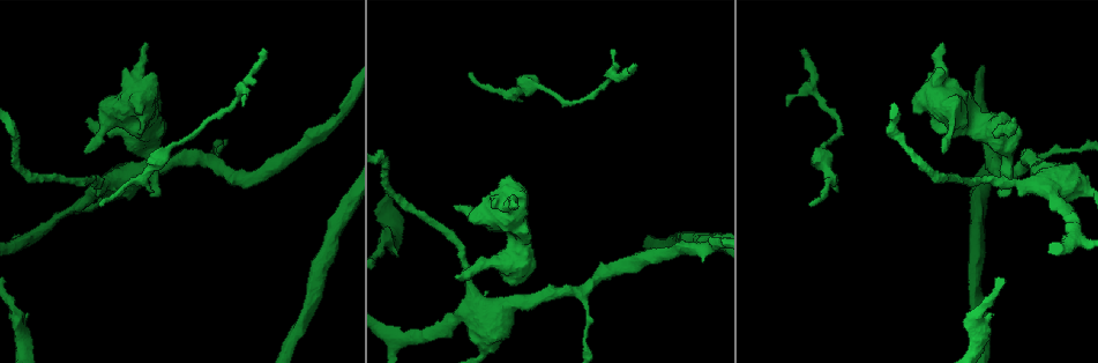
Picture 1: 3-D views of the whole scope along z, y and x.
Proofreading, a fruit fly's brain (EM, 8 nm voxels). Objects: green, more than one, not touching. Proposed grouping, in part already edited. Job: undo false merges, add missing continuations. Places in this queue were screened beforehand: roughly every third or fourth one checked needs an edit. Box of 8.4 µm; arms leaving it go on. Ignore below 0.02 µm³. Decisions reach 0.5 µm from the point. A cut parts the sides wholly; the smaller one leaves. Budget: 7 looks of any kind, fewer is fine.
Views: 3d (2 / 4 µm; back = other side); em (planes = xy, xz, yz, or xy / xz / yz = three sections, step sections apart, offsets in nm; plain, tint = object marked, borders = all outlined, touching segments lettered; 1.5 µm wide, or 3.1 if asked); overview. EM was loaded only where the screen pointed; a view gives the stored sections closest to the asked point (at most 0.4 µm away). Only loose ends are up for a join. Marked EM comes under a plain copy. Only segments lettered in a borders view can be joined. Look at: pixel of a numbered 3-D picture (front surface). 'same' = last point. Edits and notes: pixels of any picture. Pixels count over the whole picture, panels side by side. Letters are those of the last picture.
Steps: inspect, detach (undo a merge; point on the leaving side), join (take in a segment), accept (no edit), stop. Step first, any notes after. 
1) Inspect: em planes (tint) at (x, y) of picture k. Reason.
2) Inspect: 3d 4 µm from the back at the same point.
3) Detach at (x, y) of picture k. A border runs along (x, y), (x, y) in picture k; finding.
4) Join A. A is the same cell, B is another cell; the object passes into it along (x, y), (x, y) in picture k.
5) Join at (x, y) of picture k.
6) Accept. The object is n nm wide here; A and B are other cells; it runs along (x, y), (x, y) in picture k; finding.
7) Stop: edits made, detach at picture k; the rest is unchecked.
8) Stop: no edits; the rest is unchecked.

Inspect: 3d 2 µm from the back at (635, 67) of picture 1.

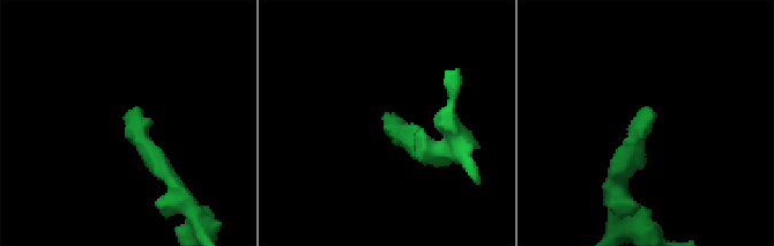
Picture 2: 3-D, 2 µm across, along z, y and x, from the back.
Inspect: em xy step 8 (tint) at (645, 108) of picture 2.

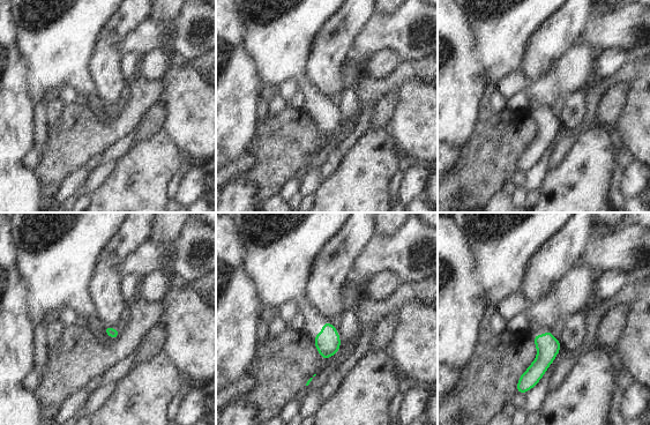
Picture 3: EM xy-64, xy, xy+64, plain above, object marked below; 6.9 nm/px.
Inspect: em planes (borders) at the same point. Cut it another way.

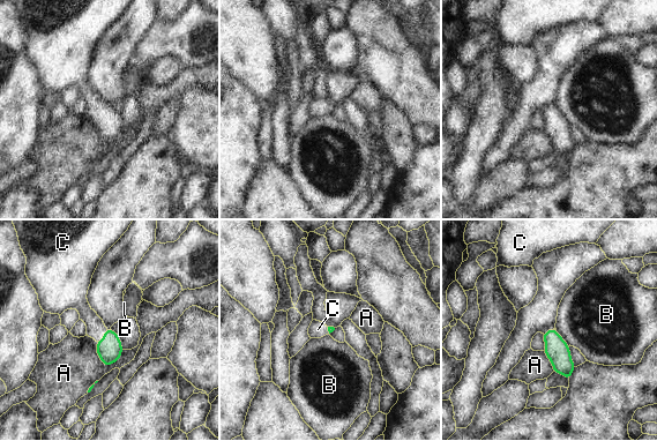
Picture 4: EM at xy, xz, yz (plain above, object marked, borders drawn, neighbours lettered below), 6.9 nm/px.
Join C. C is the same cell, A and B are other cells; the neuron continues.

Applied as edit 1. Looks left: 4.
Inspect: overview.

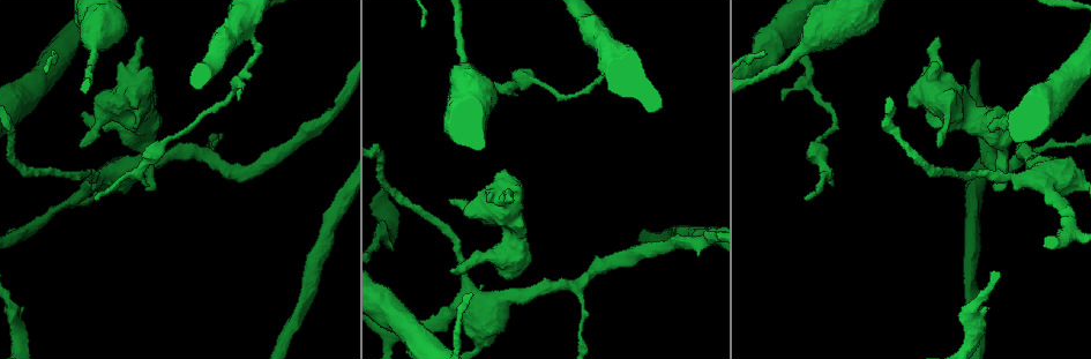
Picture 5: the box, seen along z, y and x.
Inspect: 3d 4 µm at (804, 198) of picture 5. Branch stops here.

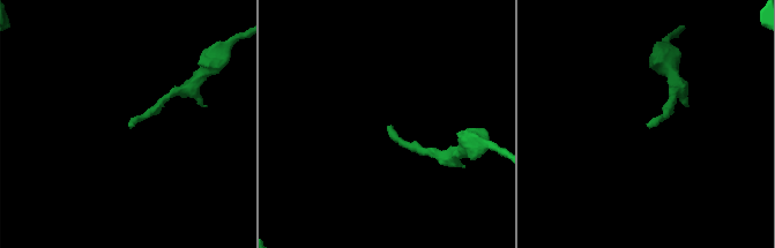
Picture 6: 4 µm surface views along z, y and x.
Inspect: em xz step 4 (tint) at (130, 127) of picture 6. Shape alone is not enough.

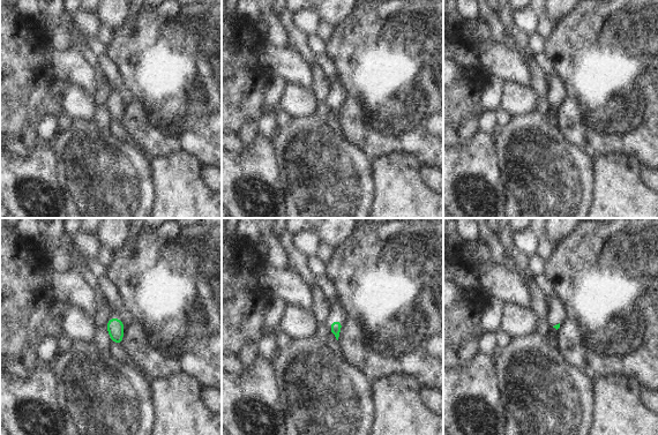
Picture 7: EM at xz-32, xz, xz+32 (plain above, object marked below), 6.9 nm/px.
Inspect: em xz step 4 (borders) at the same point. See the neighbours.

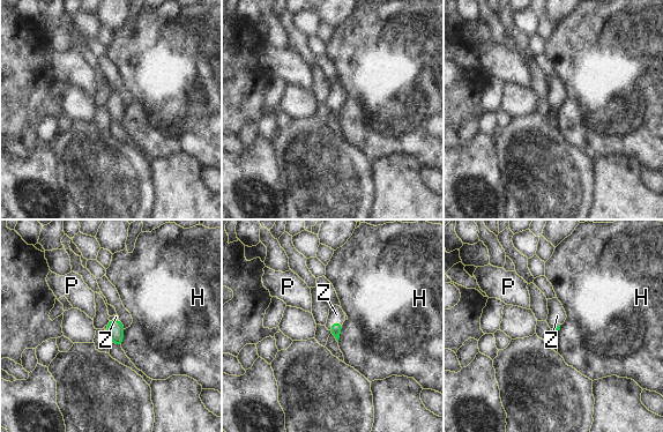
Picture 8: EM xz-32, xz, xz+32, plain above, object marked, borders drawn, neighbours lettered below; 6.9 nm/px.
Join Z. Z is the same cell, H and P are other cells; the object passes into it along (336, 327), (334, 322), (336, 314) in picture 8; it goes on there.

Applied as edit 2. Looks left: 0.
Stop: edits made, join at picture 4, join at picture 8; the rest is unchecked.

